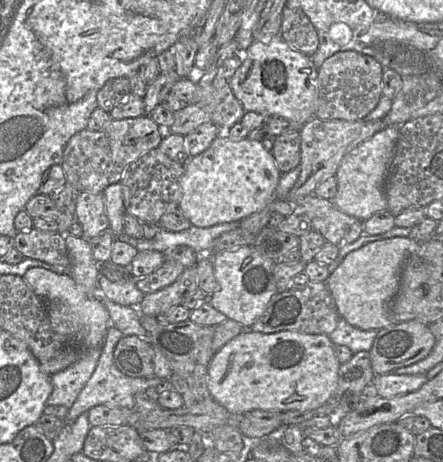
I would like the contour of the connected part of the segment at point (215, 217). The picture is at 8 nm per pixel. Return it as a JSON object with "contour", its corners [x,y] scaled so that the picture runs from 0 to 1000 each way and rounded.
{"contour":[[[490,297],[454,333],[431,340],[418,357],[406,390],[404,450],[442,491],[542,481],[571,461],[594,455],[619,435],[619,461],[652,468],[664,444],[648,433],[623,431],[623,405],[634,372],[612,329],[589,307],[549,301],[524,305],[517,297]]]}

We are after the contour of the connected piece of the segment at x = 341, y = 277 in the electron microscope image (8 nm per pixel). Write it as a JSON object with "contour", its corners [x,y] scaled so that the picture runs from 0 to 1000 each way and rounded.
{"contour":[[[887,513],[835,524],[790,545],[736,606],[767,686],[815,714],[860,714],[901,699],[883,673],[883,658],[901,626],[910,571],[944,539],[944,530],[946,526],[926,513]]]}

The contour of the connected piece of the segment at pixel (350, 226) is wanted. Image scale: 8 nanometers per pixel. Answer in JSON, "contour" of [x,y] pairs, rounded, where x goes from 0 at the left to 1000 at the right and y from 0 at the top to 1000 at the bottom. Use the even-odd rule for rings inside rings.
{"contour":[[[704,420],[686,429],[679,439],[688,446],[709,498],[722,502],[738,524],[765,537],[792,528],[819,509],[819,481],[797,468],[767,457],[747,433],[729,431]]]}

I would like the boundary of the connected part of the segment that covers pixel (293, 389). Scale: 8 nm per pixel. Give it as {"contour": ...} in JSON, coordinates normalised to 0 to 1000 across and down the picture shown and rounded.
{"contour":[[[553,712],[481,771],[467,838],[481,864],[526,896],[569,887],[704,887],[734,874],[758,846],[770,788],[754,751],[734,723],[589,721]]]}

